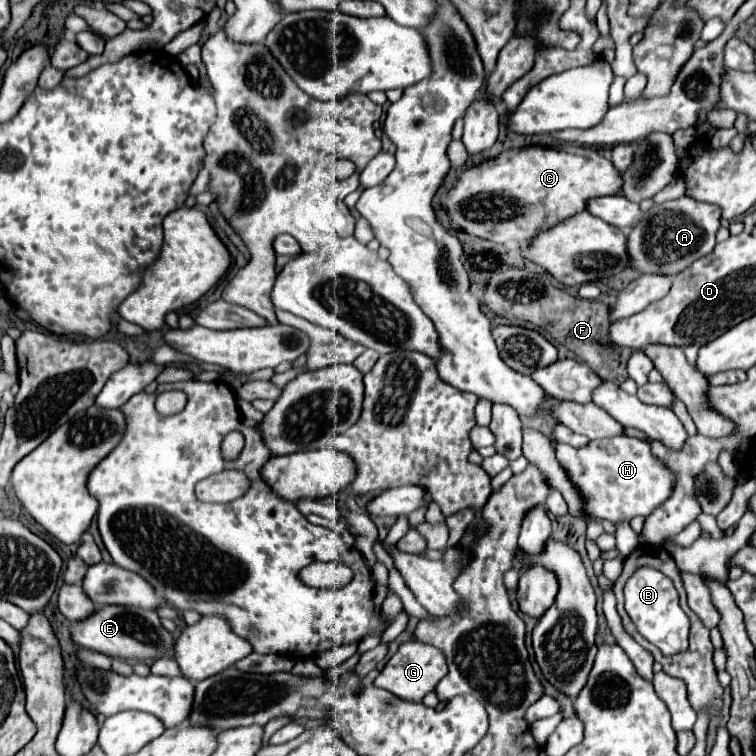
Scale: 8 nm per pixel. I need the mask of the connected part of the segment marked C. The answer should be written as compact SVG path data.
M563 143L557 147L523 147L507 149L493 159L481 161L479 165L465 167L459 171L455 185L447 193L445 211L461 231L501 243L501 245L527 245L537 233L551 229L563 219L585 209L585 201L591 197L617 195L621 191L621 173L611 165L609 159L601 157L597 149L577 147Z

